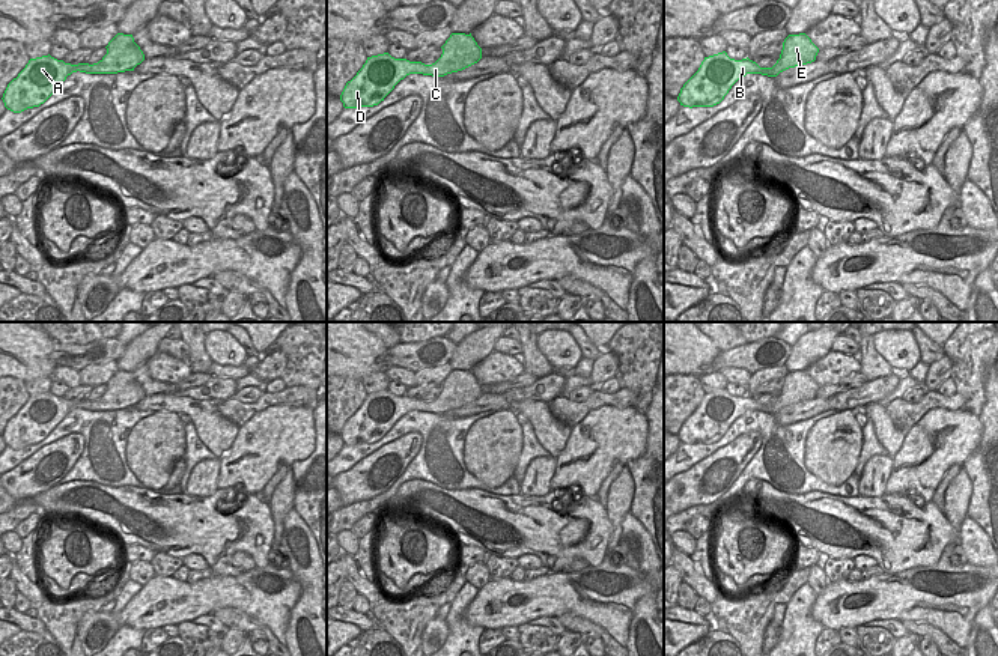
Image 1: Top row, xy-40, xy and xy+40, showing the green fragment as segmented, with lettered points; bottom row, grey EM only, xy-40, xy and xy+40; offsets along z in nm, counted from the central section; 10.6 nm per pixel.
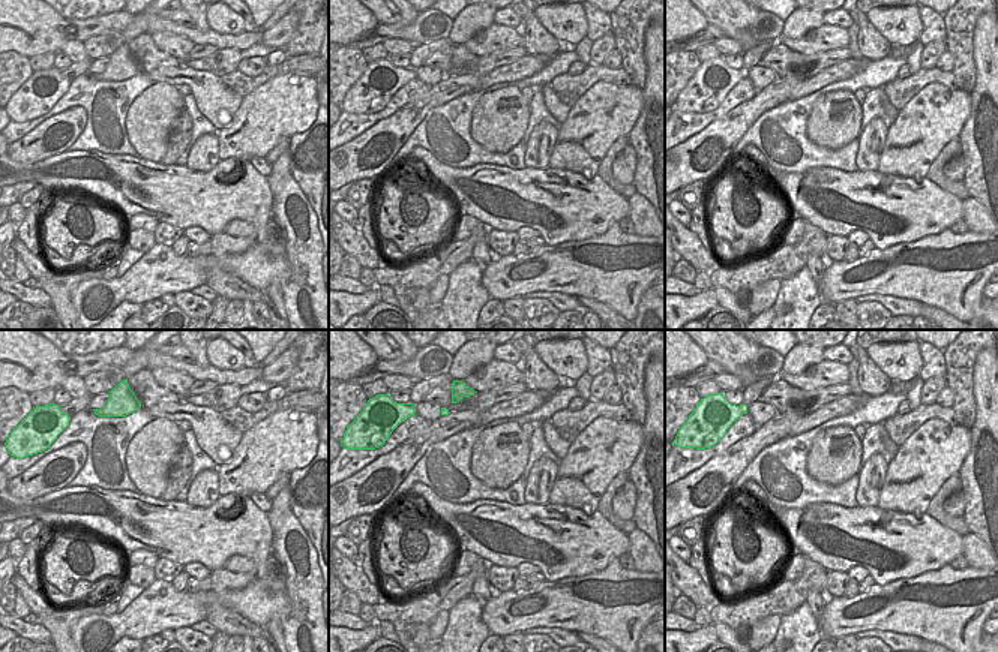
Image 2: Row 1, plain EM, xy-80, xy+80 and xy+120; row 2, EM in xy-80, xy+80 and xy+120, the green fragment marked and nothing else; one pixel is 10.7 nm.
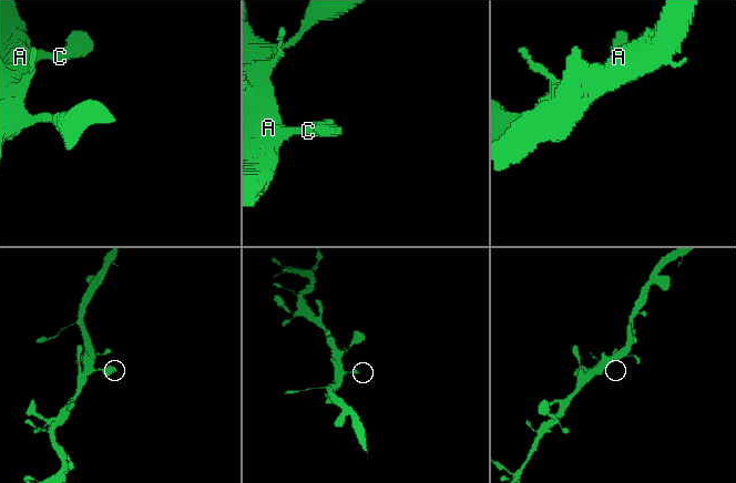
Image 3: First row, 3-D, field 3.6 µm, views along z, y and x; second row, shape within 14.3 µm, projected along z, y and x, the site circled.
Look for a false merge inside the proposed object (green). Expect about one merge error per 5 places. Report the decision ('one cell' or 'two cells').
one cell

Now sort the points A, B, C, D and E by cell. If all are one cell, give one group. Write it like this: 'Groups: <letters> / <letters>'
Groups: A B C D E

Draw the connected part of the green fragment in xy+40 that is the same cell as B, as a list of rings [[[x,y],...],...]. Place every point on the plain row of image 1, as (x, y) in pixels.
[[[805,370],[789,372],[783,379],[780,396],[772,405],[760,405],[747,396],[735,397],[726,388],[704,394],[698,408],[683,421],[677,438],[683,444],[714,444],[732,423],[747,411],[777,414],[780,409],[816,397],[819,385]]]

